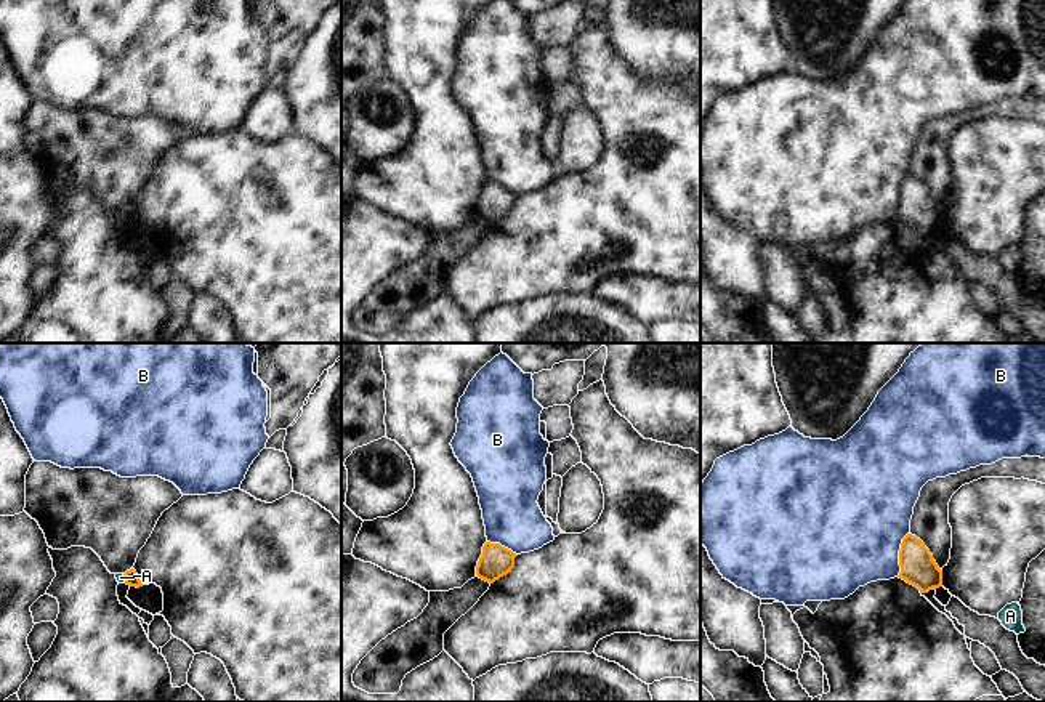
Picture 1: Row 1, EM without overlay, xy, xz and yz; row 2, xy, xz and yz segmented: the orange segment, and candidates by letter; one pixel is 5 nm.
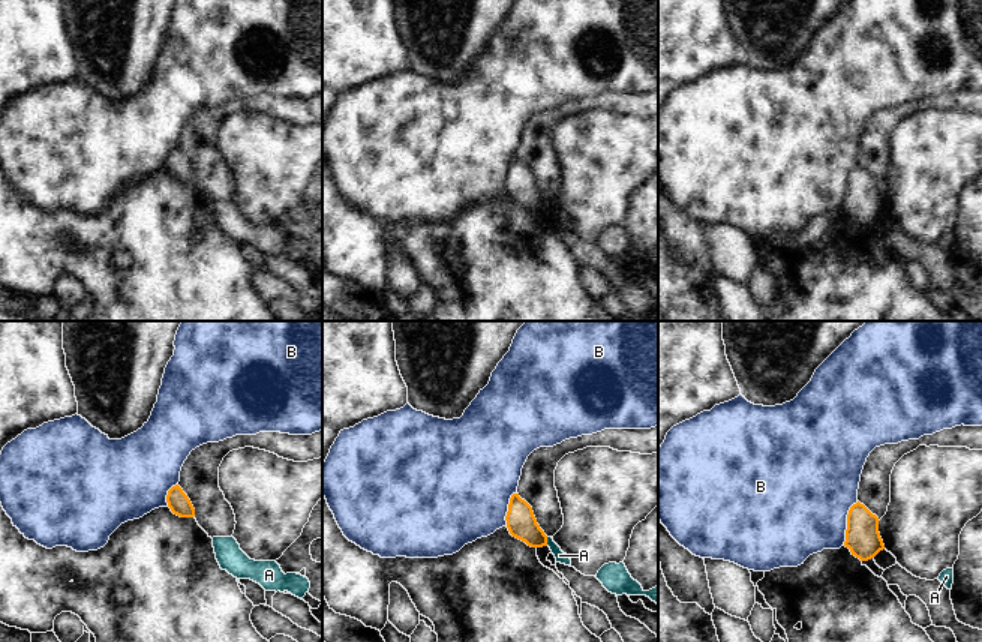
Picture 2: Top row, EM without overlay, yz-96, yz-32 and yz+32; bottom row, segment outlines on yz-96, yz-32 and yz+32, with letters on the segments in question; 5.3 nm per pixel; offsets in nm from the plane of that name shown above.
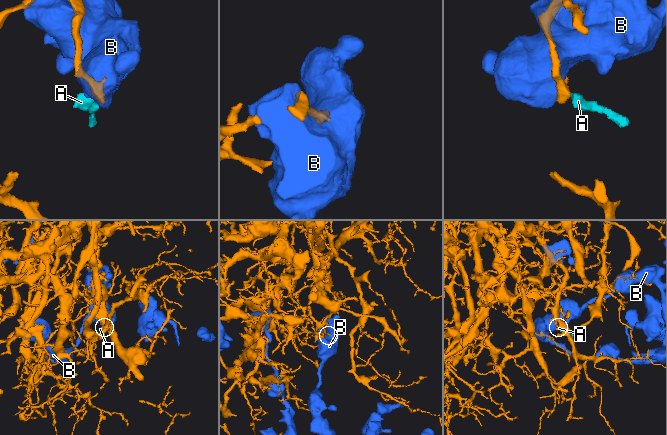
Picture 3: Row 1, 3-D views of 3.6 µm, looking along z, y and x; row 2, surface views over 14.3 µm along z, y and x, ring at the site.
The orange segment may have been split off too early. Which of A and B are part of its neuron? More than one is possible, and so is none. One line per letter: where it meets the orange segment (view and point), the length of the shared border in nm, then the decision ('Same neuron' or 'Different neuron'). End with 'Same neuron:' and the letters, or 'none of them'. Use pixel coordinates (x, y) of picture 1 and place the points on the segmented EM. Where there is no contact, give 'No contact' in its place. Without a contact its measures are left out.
A: Touches orange at xy (125, 579). Shared border 50 nm. Different neuron
B: Touches orange at yz (899, 555). Shared border 240 nm. Different neuron
Same neuron: none of them

